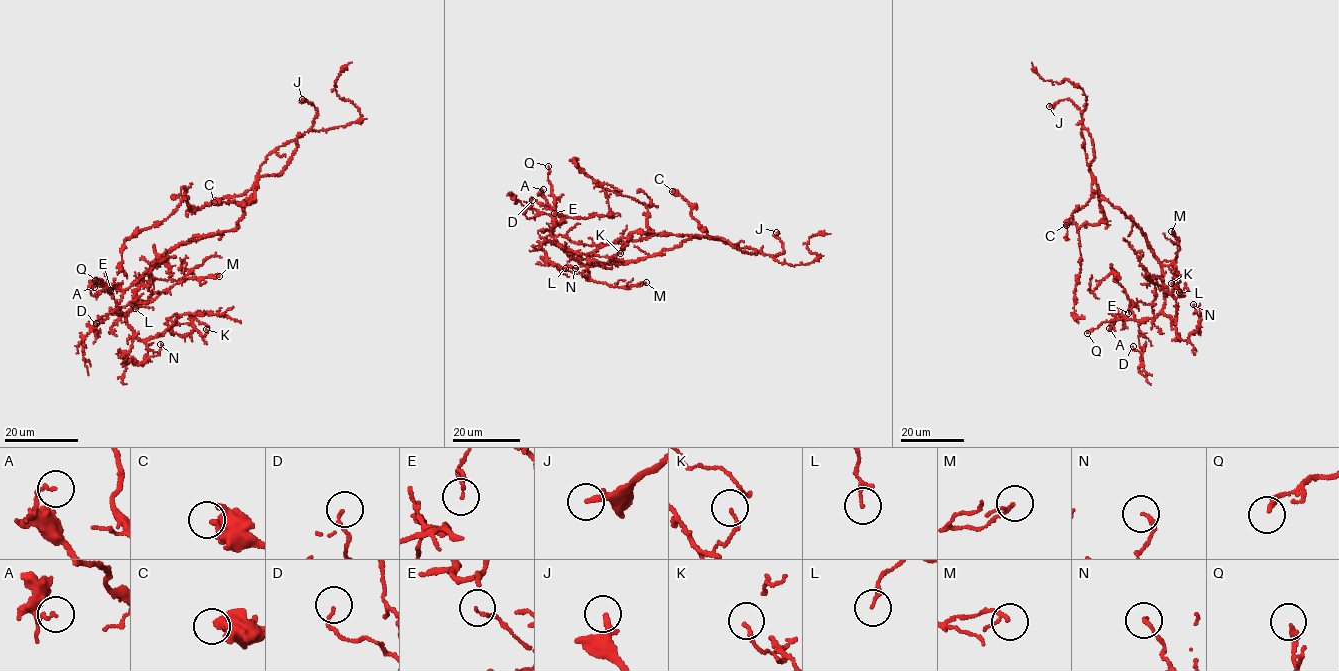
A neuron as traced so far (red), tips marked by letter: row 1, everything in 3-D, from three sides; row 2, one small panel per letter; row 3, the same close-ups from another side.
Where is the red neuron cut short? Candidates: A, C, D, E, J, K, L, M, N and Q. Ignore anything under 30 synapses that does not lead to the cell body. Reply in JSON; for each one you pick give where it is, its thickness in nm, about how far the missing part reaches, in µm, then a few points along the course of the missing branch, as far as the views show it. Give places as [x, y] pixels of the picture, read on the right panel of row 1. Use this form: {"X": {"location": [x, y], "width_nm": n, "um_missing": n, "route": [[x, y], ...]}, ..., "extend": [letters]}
{"J": {"location": [1049, 106], "width_nm": 220, "um_missing": 60, "route": [[1049, 106], [1031, 110], [998, 141], [983, 145], [980, 142], [985, 124], [975, 120], [958, 122], [943, 143]]}, "extend": ["J"]}

